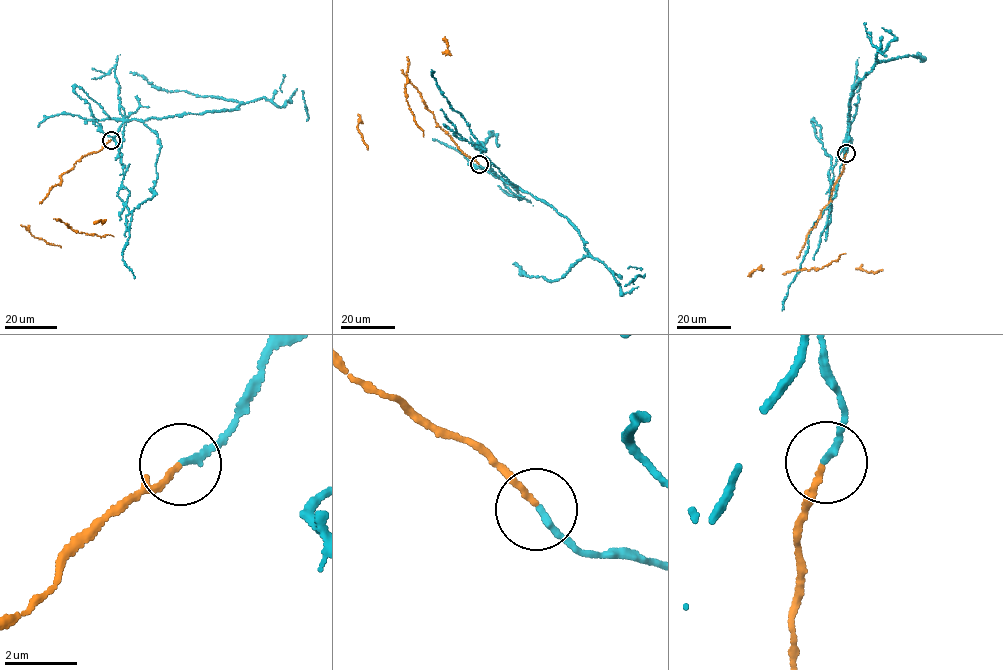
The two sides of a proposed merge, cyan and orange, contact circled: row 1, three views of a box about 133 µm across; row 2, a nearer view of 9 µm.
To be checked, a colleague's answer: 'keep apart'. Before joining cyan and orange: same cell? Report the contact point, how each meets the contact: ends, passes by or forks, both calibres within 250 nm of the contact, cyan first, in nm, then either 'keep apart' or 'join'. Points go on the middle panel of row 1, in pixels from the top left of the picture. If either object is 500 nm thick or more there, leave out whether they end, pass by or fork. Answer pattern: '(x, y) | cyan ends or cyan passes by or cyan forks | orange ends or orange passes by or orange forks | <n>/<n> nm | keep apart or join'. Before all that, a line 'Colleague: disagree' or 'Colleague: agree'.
Colleague: agree
(479, 164) | cyan ends | orange ends | 190/140 nm | keep apart

